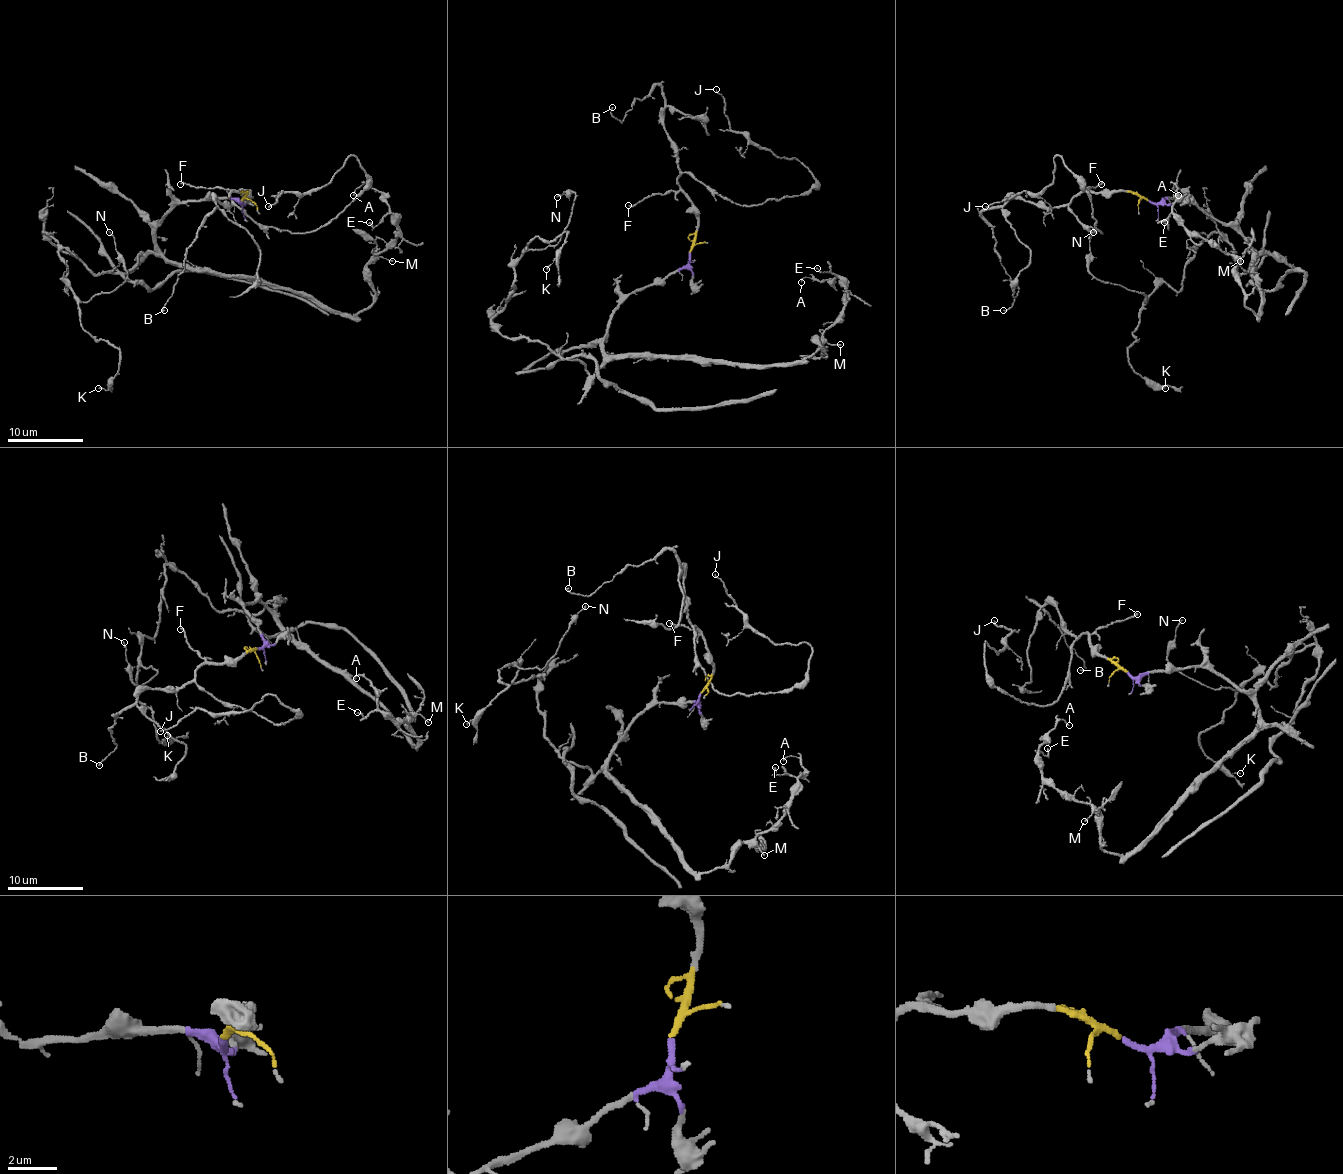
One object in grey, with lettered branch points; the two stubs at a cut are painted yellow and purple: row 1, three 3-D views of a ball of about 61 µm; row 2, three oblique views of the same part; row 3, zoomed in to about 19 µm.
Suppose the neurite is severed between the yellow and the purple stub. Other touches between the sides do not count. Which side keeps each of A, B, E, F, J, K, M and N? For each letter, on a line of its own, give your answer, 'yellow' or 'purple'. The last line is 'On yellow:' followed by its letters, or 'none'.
A: purple
B: yellow
E: purple
F: yellow
J: yellow
K: purple
M: purple
N: purple
On yellow: B, F, J

